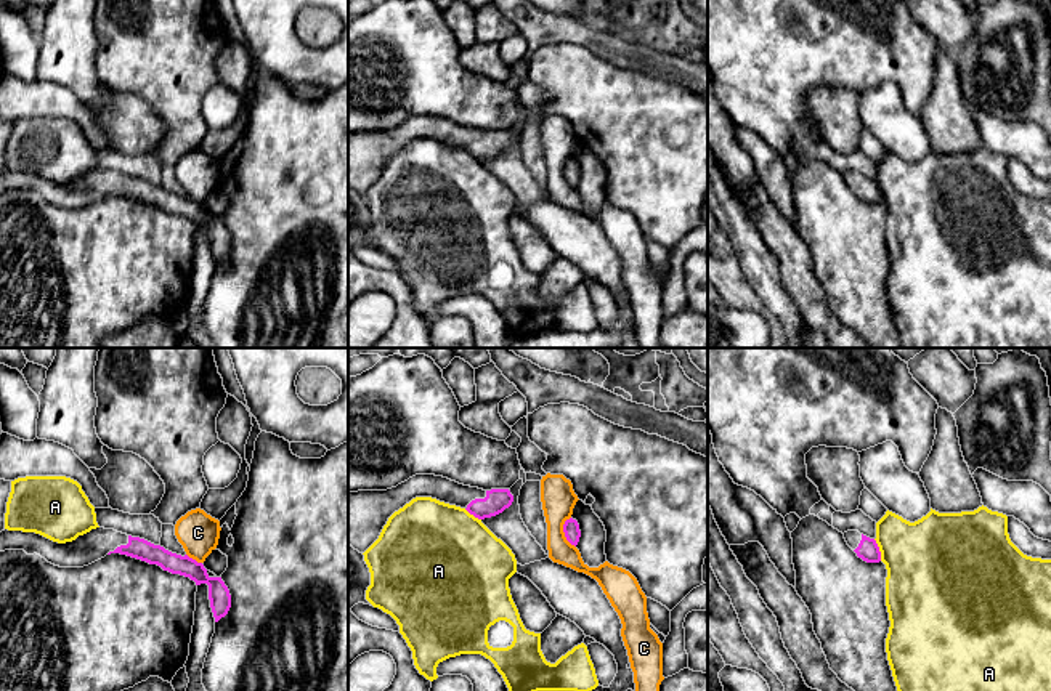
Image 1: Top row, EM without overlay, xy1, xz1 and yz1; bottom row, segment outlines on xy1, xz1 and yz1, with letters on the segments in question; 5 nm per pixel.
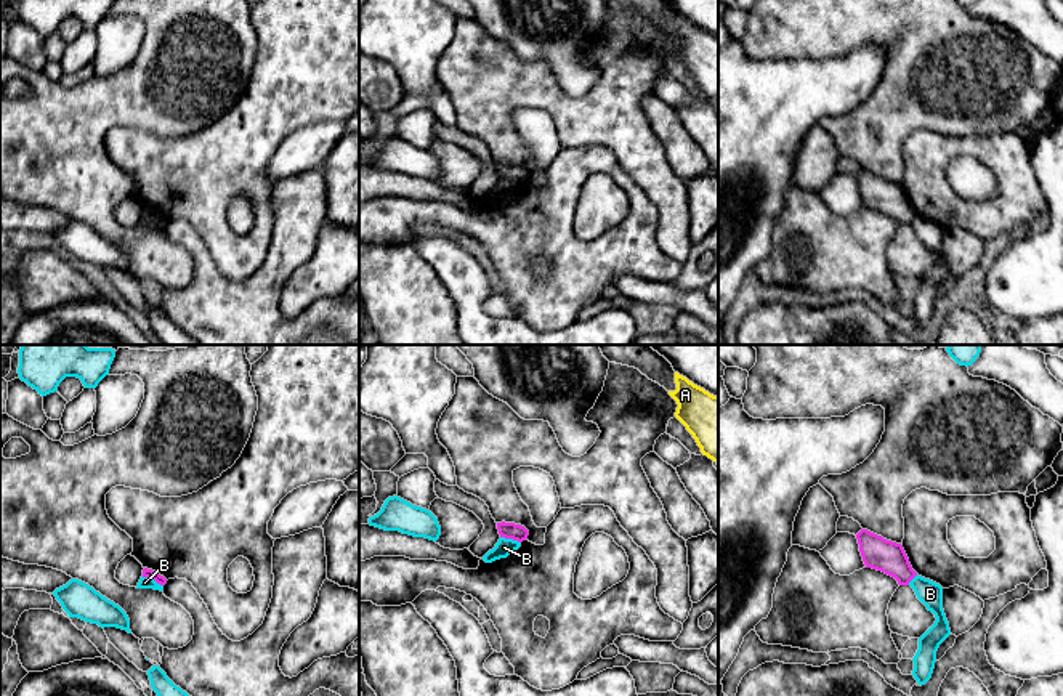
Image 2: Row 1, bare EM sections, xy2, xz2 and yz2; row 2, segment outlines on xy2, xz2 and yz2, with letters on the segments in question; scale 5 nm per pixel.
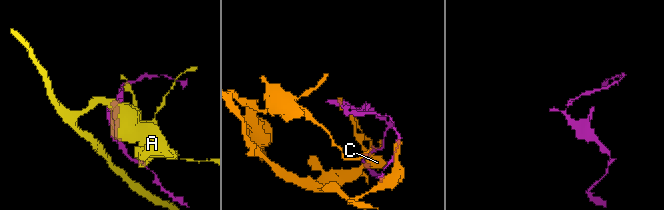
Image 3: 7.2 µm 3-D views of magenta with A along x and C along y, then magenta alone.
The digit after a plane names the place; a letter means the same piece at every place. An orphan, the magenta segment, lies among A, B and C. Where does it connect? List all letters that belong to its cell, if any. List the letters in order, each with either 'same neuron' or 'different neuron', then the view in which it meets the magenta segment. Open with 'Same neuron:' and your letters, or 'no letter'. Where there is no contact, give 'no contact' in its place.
Same neuron: no letter
A: different neuron; contact in yz1
B: different neuron; contact in xy2
C: different neuron; contact in xz1

